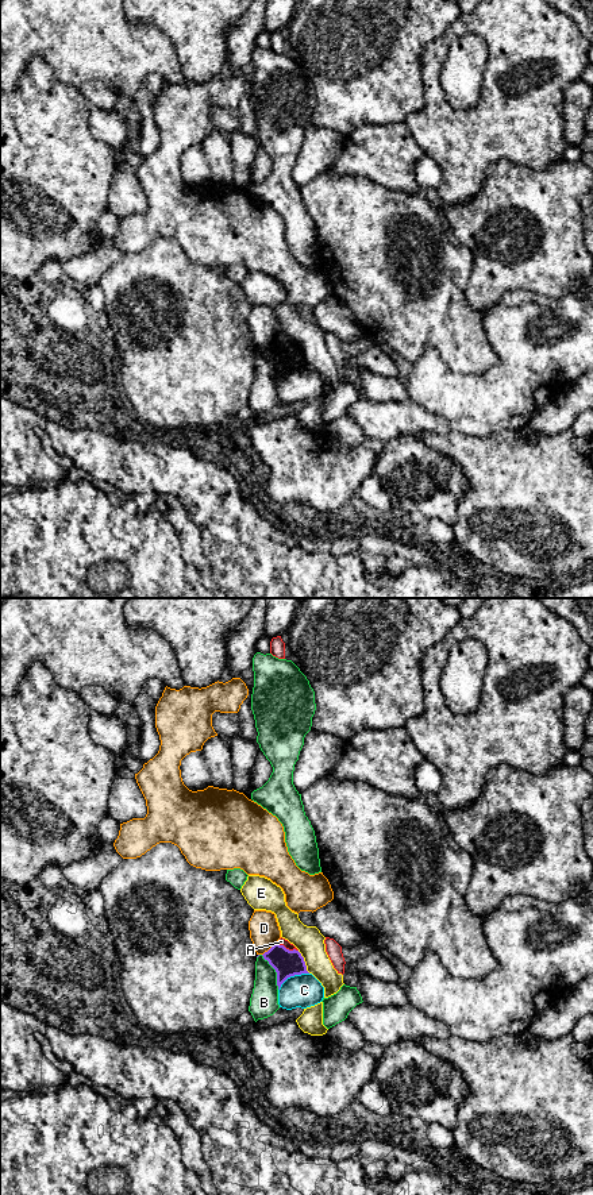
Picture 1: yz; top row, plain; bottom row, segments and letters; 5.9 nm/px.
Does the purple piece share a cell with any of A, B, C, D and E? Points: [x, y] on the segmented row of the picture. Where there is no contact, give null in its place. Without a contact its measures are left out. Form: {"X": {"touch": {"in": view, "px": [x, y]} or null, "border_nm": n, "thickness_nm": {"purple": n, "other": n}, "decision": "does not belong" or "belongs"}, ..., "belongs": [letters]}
{"A": {"touch": {"in": "yz", "px": [285, 948]}, "border_nm": 140, "thickness_nm": {"purple": 160, "other": 50}, "decision": "does not belong"}, "B": {"touch": {"in": "yz", "px": [276, 971]}, "border_nm": 240, "thickness_nm": {"purple": 160, "other": 170}, "decision": "does not belong"}, "C": {"touch": {"in": "yz", "px": [292, 975]}, "border_nm": 220, "thickness_nm": {"purple": 160, "other": 200}, "decision": "does not belong"}, "D": {"touch": {"in": "yz", "px": [270, 948]}, "border_nm": 120, "thickness_nm": {"purple": 160, "other": 180}, "decision": "does not belong"}, "E": {"touch": {"in": "yz", "px": [304, 962]}, "border_nm": 150, "thickness_nm": {"purple": 160, "other": 170}, "decision": "does not belong"}, "belongs": []}

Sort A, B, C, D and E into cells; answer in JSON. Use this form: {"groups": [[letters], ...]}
{"groups": [["A", "B", "E"], ["C"], ["D"]]}

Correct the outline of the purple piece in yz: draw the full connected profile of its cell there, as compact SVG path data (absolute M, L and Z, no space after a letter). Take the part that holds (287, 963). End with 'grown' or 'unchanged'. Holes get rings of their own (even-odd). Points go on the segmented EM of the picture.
M276 942L262 956L277 972L278 990L288 978L301 974L309 974L307 971L304 957L296 949L289 951L284 945Z | unchanged

